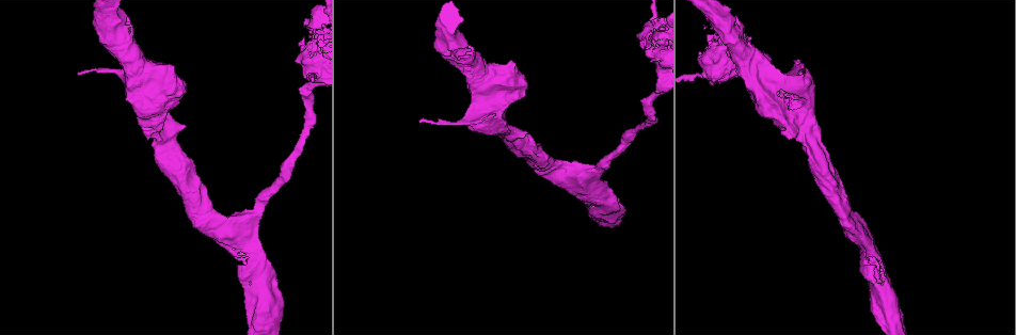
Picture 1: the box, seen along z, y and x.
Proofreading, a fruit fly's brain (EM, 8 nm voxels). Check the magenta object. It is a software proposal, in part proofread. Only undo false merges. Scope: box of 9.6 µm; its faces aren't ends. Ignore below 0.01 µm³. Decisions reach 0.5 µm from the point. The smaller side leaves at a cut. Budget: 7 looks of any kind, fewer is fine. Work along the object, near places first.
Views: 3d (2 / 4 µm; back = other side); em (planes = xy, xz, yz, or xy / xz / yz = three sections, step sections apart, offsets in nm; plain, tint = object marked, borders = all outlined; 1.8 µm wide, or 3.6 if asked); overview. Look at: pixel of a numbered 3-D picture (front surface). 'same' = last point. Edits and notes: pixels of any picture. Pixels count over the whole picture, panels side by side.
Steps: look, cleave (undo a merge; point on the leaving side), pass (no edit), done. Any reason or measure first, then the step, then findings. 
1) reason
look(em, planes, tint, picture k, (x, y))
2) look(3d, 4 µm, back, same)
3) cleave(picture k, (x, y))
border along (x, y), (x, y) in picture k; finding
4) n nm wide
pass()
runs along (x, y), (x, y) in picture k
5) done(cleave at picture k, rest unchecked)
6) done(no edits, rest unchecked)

look(em, xz, step 8, tint, picture 1, (460, 53))

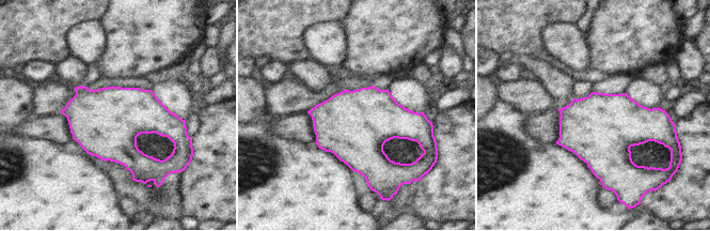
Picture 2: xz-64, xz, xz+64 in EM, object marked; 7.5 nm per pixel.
cut it another way
look(em, planes, tint, same)

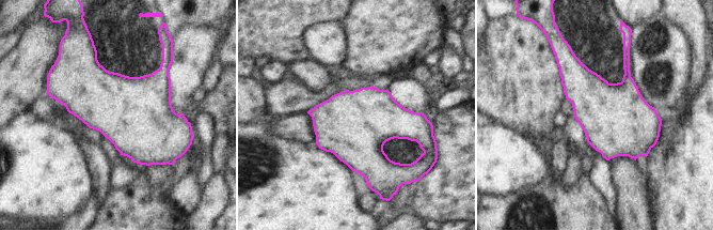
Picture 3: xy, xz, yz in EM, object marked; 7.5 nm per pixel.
pass()
all the same neuron

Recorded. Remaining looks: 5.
abrupt turn
look(em, 3.6 µm, planes, tint, picture 1, (783, 115))

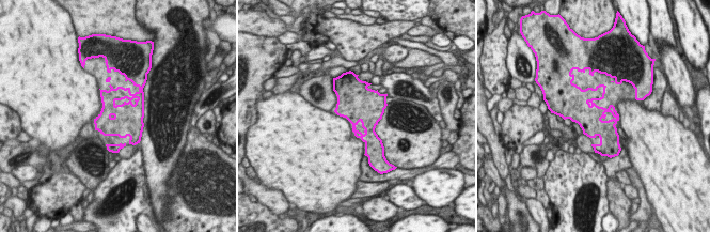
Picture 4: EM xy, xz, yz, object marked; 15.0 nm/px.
pass()
one neuron here

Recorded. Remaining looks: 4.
a narrow waist
look(em, 3.6 µm, xy, step 8, tint, picture 1, (714, 52))

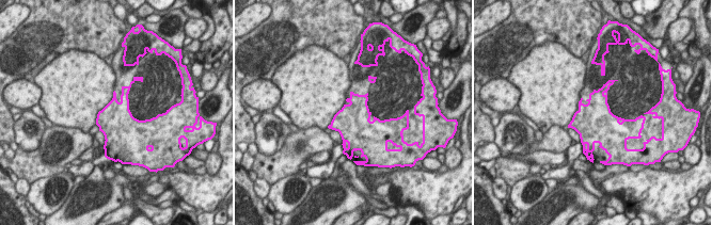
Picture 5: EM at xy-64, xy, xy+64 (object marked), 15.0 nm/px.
look(em, 3.6 µm, planes, tint, same)

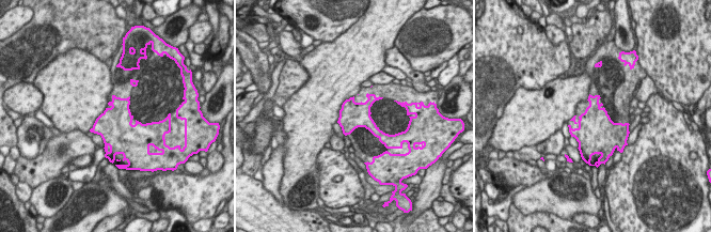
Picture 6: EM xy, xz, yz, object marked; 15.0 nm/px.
400 nm wide
pass()
one neuron here

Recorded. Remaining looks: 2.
done(no edits, rest unchecked)

